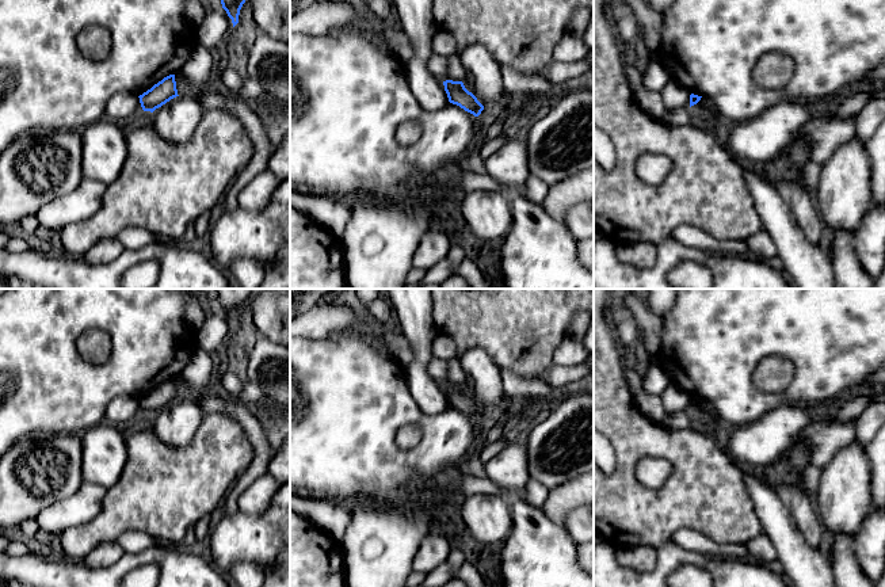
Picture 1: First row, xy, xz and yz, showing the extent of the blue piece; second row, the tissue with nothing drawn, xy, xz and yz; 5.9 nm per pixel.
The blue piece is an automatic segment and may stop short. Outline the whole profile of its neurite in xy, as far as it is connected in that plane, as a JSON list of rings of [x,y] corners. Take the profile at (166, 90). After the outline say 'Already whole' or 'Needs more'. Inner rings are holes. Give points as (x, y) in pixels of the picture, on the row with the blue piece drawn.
[[[169,75],[138,98],[142,110],[153,113],[156,108],[161,107],[176,96],[179,95],[176,89],[175,75]]]. Already whole

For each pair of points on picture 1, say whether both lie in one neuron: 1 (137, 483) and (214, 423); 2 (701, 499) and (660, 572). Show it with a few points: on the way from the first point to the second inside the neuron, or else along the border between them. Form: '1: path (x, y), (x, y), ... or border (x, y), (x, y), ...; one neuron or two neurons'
1: path (159, 483), (164, 483), (202, 445); one neuron
2: border (668, 538), (659, 549); two neurons

